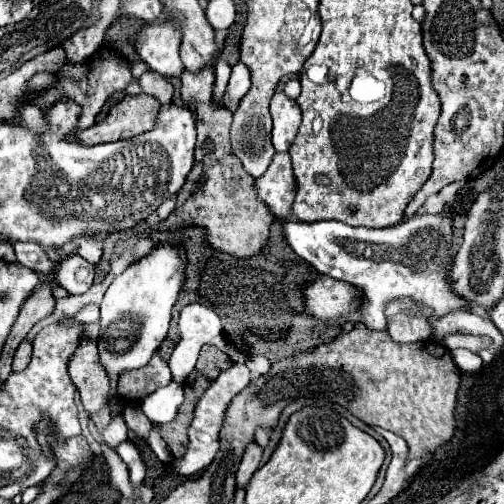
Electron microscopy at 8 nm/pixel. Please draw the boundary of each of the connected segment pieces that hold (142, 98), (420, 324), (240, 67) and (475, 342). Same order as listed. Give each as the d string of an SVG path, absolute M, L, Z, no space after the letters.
M147 93L125 95L123 101L111 107L109 115L101 123L85 131L79 131L77 135L85 145L129 139L151 131L155 127L159 109L161 109L161 103L153 95L147 95Z
M387 317L387 333L397 343L417 343L431 335L431 325L425 317Z
M243 63L233 65L233 73L231 73L231 79L229 79L229 87L227 87L225 95L223 95L223 105L229 111L235 111L237 109L239 101L249 91L249 83L251 83L251 71L247 69L247 65L243 65Z
M447 335L447 337L445 337L445 345L447 345L449 349L465 347L465 349L475 351L475 353L481 351L481 349L485 349L489 343L491 343L489 337L475 337L475 335L457 335L457 337Z

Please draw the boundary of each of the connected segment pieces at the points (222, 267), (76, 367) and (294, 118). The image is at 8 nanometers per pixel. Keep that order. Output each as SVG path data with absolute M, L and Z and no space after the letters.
M285 219L273 221L271 237L263 247L263 251L245 261L211 249L205 243L203 229L193 227L189 229L189 233L179 233L179 235L173 233L175 237L167 231L157 231L157 229L129 231L129 237L147 235L151 237L151 241L155 241L155 245L175 239L179 241L179 245L183 245L183 249L187 249L187 277L183 279L183 289L179 293L179 301L175 303L169 335L157 351L163 357L163 361L171 357L173 347L179 341L179 329L177 329L179 309L189 303L211 305L211 309L215 309L219 317L225 321L225 333L231 337L231 345L235 345L245 357L263 355L271 363L283 357L303 353L321 343L329 343L341 333L339 323L317 321L303 313L303 295L299 287L303 285L307 271L301 269L299 263L301 259L295 257L295 253L291 253L291 247L287 247L287 241L283 241L283 221Z
M81 341L81 347L69 361L69 375L77 391L81 393L81 403L85 411L91 417L97 415L109 399L109 379L99 365L97 347L93 341Z
M277 89L271 99L271 117L275 151L289 151L301 121L299 105L295 105L293 99L289 99L281 89Z

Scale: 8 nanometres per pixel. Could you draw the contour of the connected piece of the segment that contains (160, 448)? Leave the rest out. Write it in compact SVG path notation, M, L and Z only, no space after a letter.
M153 425L147 443L149 443L149 447L153 449L153 453L159 457L159 461L163 461L163 463L171 463L171 461L173 461L169 449L167 449L167 445L165 445L165 441L161 439L161 435L159 435L159 431L157 431L157 425Z

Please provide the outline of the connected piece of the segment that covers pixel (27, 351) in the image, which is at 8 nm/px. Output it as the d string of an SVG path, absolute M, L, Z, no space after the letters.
M23 341L19 345L19 349L15 351L15 359L13 359L13 371L23 371L29 365L29 357L31 357L31 343Z

